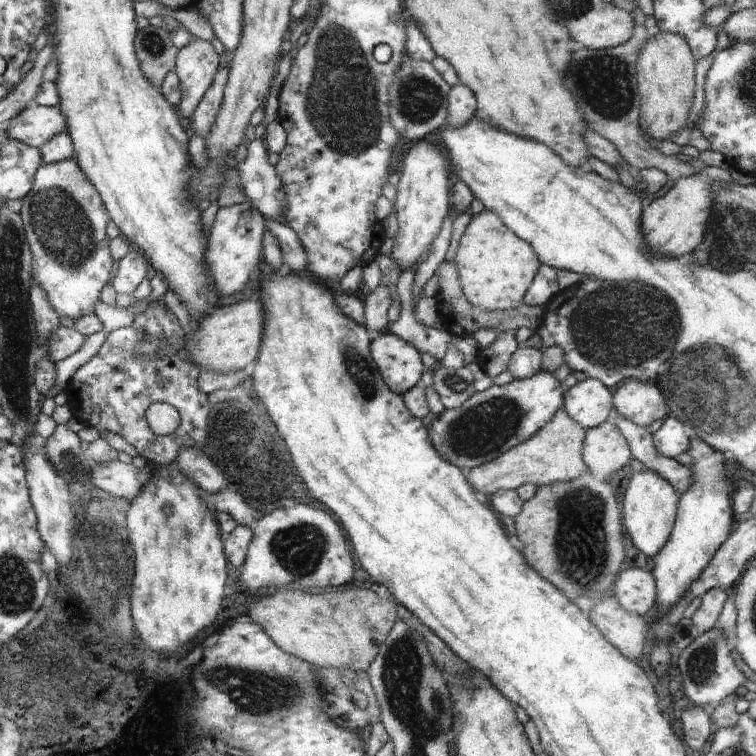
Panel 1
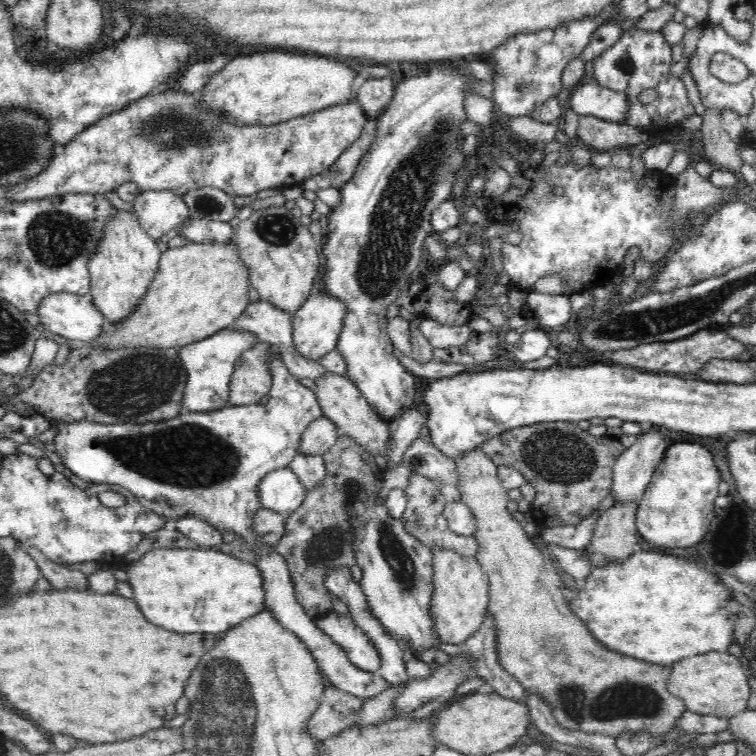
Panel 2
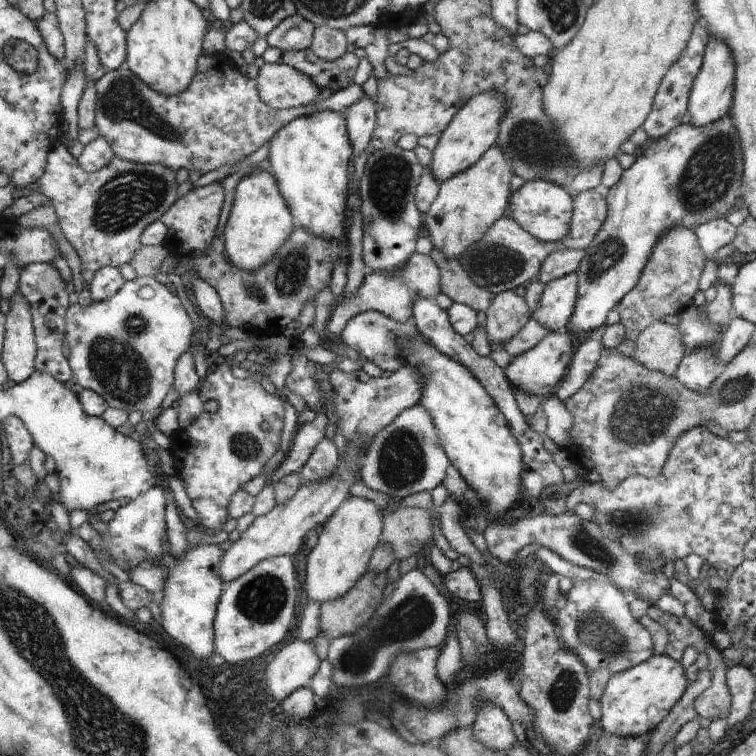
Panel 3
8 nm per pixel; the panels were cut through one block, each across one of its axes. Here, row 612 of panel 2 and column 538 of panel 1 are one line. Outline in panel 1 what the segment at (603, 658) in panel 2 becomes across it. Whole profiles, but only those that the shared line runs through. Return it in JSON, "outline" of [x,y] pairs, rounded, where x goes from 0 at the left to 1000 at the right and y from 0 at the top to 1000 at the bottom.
{"outline":[[[780,623],[754,638],[737,638],[717,642],[698,663],[692,663],[688,680],[680,684],[683,712],[690,717],[690,733],[698,749],[704,749],[717,765],[730,775],[746,783],[754,794],[762,794],[767,786],[786,792],[802,786],[811,786],[811,775],[825,743],[825,720],[823,720],[821,669],[813,648]]]}

